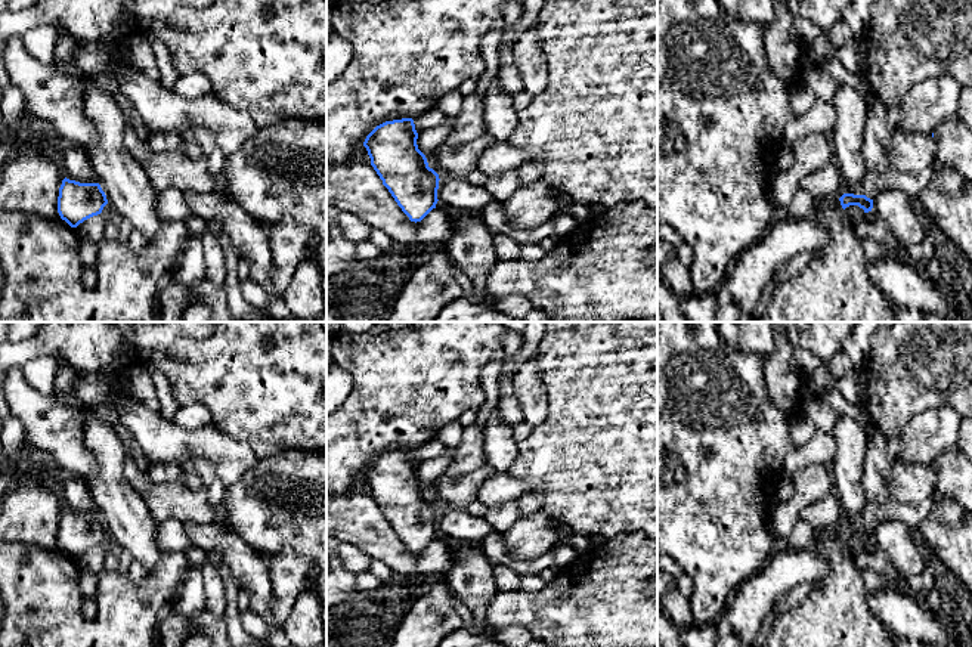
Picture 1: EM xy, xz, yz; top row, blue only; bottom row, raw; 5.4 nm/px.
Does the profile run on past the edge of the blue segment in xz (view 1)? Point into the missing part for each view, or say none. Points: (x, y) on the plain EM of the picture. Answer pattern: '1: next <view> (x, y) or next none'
1: next none

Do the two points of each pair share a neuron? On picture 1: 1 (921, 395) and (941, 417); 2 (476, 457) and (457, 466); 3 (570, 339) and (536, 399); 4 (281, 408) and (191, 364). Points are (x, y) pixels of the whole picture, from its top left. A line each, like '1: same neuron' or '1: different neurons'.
1: different neurons
2: same neuron
3: different neurons
4: same neuron

